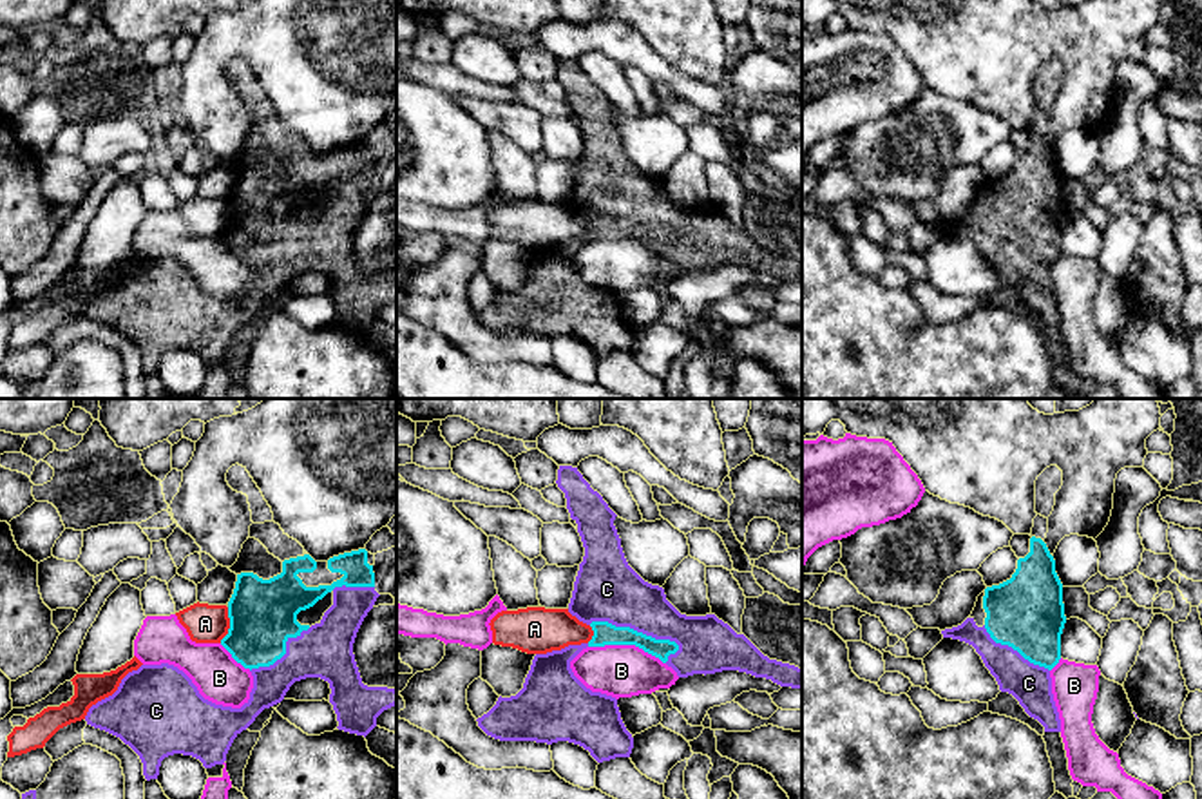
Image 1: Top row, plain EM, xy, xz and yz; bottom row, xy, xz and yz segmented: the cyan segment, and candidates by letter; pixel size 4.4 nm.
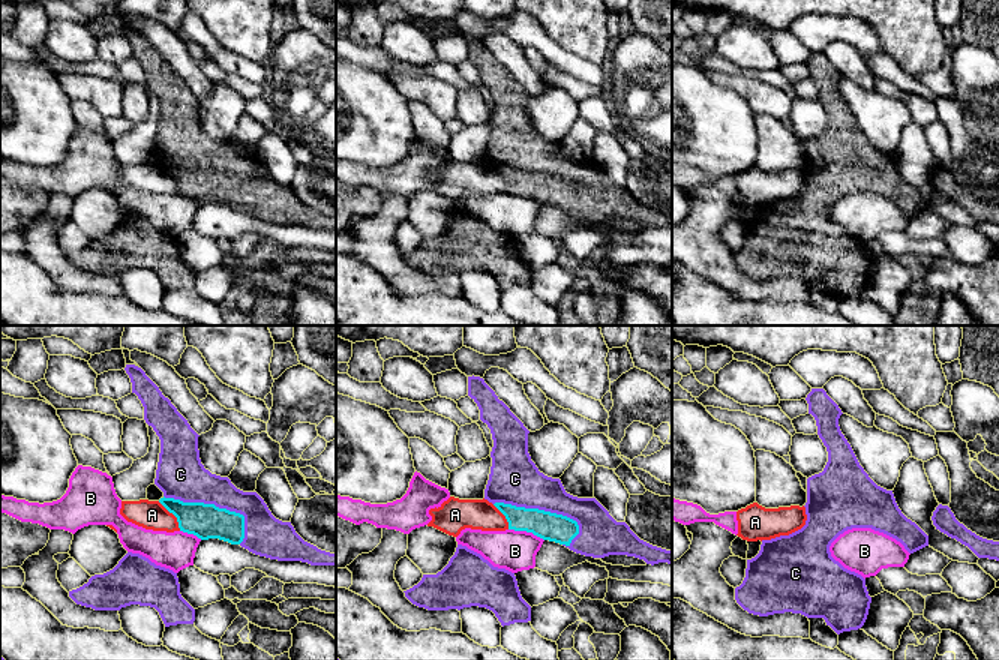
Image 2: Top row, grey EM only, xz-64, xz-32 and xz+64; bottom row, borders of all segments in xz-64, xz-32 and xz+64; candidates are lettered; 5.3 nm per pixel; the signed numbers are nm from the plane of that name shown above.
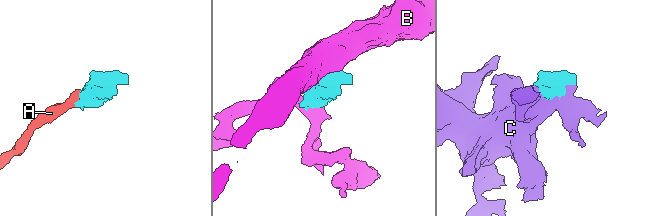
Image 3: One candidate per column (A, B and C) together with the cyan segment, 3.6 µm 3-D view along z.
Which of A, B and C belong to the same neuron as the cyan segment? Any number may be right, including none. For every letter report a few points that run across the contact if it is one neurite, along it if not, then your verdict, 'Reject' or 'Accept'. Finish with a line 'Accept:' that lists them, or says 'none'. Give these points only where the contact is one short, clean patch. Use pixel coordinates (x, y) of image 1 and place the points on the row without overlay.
A: Line: xy (228, 202), (228, 227), (219, 236). Reject
B: Line: xz (589, 240), (638, 240), (665, 258). Reject
C: Accept
Accept: C

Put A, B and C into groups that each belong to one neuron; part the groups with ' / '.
A / B / C

